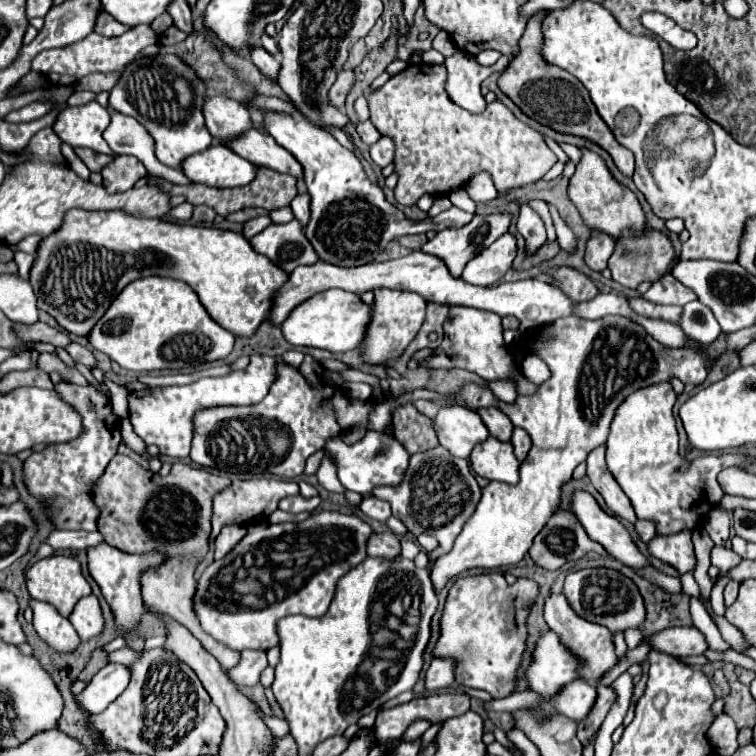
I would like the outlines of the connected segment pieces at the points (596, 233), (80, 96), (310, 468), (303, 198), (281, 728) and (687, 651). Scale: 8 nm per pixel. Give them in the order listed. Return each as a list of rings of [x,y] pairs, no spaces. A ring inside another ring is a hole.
[[[591,230],[591,236],[585,244],[585,262],[593,270],[603,270],[607,266],[607,260],[613,254],[613,240],[601,230]]]
[[[77,90],[77,92],[73,92],[73,94],[71,94],[71,98],[67,100],[67,104],[69,104],[69,106],[81,106],[81,104],[91,102],[91,100],[95,100],[95,94],[93,94],[93,92]]]
[[[319,450],[319,451],[315,452],[315,454],[311,455],[306,460],[304,474],[314,475],[317,472],[317,470],[320,466],[323,454],[324,454],[324,450]]]
[[[297,194],[295,200],[291,202],[293,214],[295,218],[301,222],[301,226],[305,228],[305,224],[309,222],[309,196],[307,194]]]
[[[265,716],[265,724],[271,728],[271,732],[275,736],[287,736],[289,734],[289,724],[279,720],[279,718],[275,718],[275,716]]]
[[[695,626],[683,628],[665,628],[651,638],[651,648],[663,650],[673,656],[699,656],[709,650],[705,634]]]

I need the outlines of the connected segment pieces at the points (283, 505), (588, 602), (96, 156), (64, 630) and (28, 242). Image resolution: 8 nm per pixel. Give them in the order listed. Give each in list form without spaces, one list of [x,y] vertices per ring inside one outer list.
[[[297,494],[297,496],[283,498],[283,500],[279,502],[279,508],[281,508],[283,512],[289,512],[289,514],[299,514],[299,512],[305,512],[305,510],[313,512],[313,510],[315,510],[319,504],[321,504],[320,496],[307,499]]]
[[[587,568],[571,572],[565,578],[565,598],[577,616],[609,628],[611,634],[639,628],[645,622],[645,602],[635,582],[617,570],[609,568]]]
[[[77,148],[75,154],[85,162],[85,166],[91,170],[91,172],[101,172],[103,166],[107,166],[113,156],[107,156],[107,154],[99,154],[99,152],[91,152],[89,148]]]
[[[31,600],[29,606],[33,608],[33,628],[45,644],[49,644],[55,652],[63,654],[75,652],[79,648],[81,640],[75,628],[71,628],[71,622],[59,616],[59,612],[51,608],[51,604]]]
[[[33,234],[25,238],[25,240],[19,242],[19,244],[16,245],[8,244],[7,246],[12,251],[20,250],[35,255],[38,242],[40,240],[41,240],[40,236],[38,236],[37,234]]]

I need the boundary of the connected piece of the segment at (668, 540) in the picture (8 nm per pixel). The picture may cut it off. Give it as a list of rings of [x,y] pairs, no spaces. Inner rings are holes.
[[[681,530],[671,536],[653,536],[649,542],[649,552],[675,566],[679,574],[685,574],[695,568],[695,554],[693,554],[693,544],[691,544],[691,530]]]

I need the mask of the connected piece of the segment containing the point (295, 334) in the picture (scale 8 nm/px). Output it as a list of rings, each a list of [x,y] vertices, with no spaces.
[[[325,290],[299,304],[291,316],[281,324],[283,336],[293,346],[313,346],[329,352],[347,352],[363,344],[367,328],[371,324],[371,306],[367,306],[357,294],[343,290]]]

